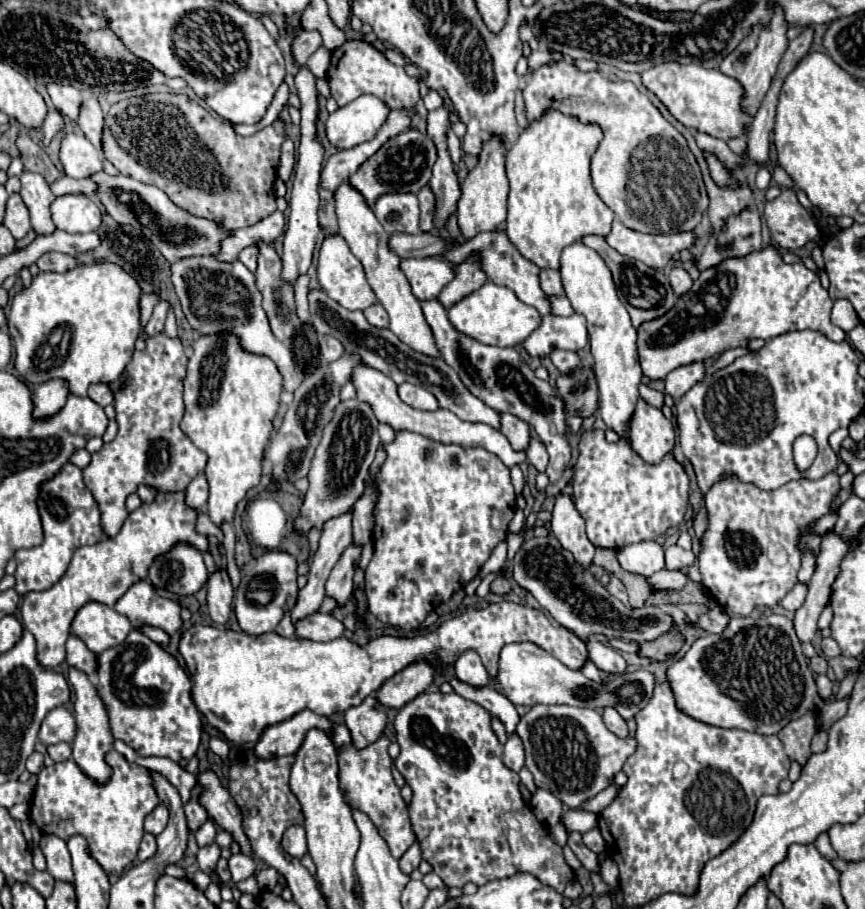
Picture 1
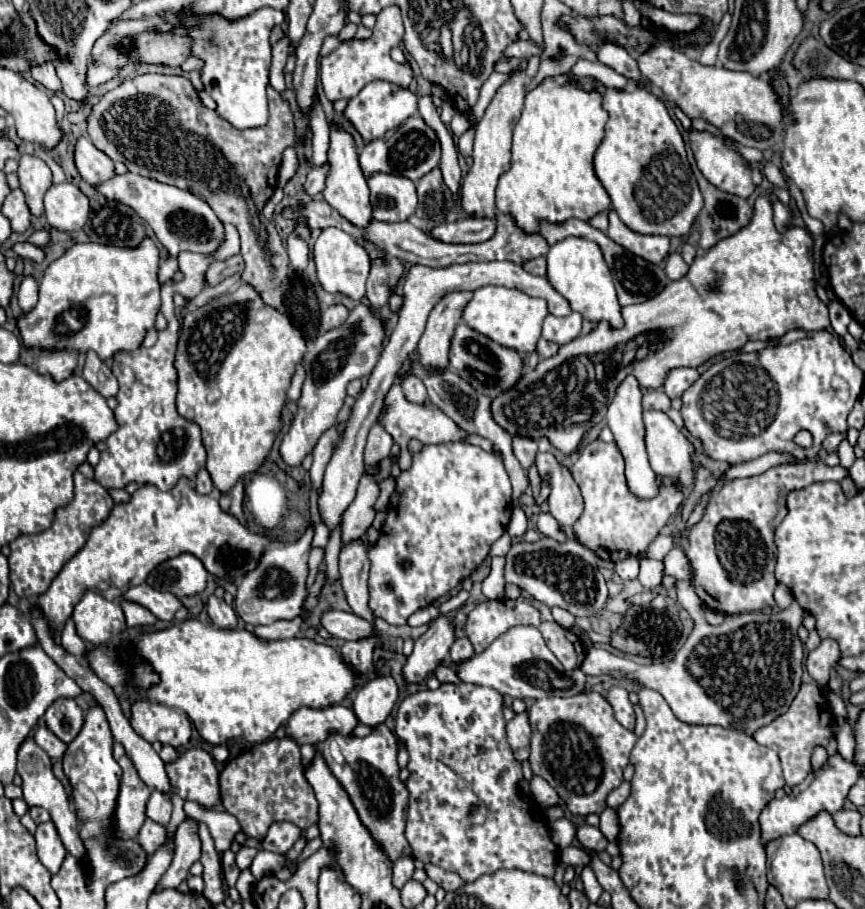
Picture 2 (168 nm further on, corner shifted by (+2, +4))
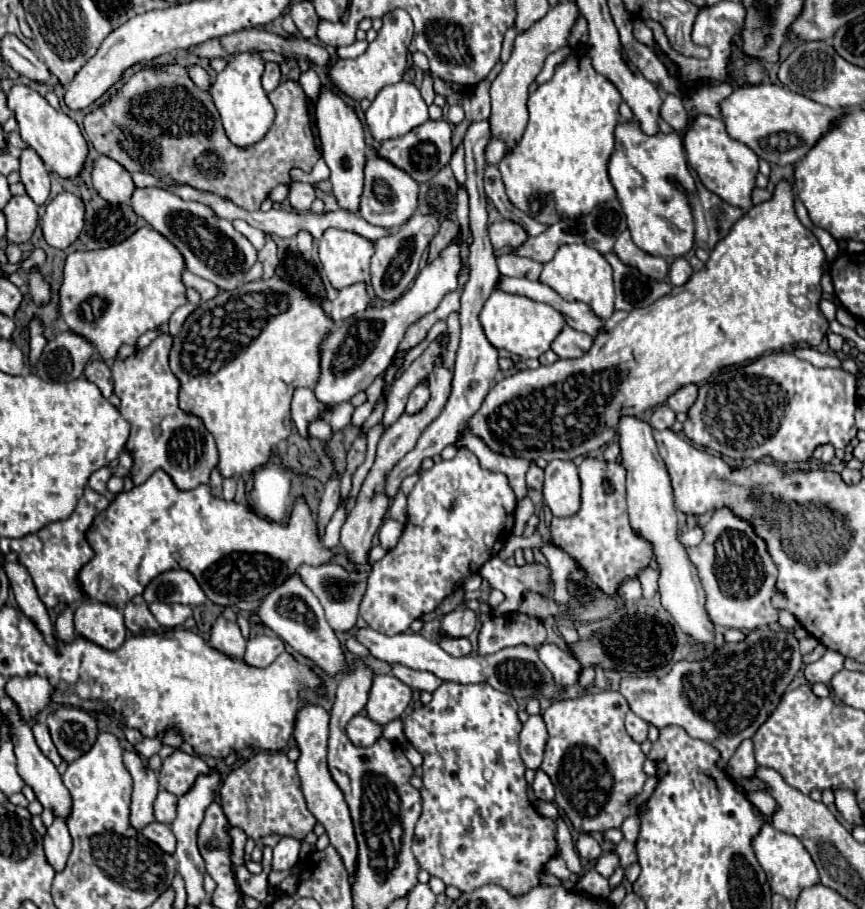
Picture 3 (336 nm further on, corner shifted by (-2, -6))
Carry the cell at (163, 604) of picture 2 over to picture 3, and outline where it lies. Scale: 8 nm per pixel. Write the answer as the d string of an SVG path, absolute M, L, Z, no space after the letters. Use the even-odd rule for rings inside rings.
M154 601L150 603L150 611L152 615L156 617L156 621L164 627L180 627L188 617L192 617L192 607L190 605L166 605L166 603L160 603L160 601Z

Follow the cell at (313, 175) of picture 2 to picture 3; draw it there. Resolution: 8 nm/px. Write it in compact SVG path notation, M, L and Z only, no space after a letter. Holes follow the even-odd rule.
M294 181L290 183L290 205L296 213L306 213L312 205L312 201L316 199L316 191L310 183L300 183L300 181Z

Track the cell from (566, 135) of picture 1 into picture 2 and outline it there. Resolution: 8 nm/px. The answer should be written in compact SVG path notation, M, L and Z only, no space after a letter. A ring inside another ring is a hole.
M556 75L544 79L542 85L526 95L522 117L514 129L512 165L498 181L498 211L514 215L514 223L529 234L539 234L544 221L590 221L610 207L610 197L592 167L594 151L604 137L608 113L602 109L598 93L586 93L568 85L570 77Z

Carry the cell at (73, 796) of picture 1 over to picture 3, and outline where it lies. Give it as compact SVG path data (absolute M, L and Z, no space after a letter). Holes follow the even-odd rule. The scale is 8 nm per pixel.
M134 751L124 753L124 765L126 765L126 769L130 771L130 775L134 779L130 821L136 829L144 829L144 825L154 821L152 803L158 795L158 777L152 769L148 769L142 763L142 759Z

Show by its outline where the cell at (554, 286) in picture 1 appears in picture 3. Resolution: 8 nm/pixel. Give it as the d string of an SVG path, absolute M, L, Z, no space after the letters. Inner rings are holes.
M500 255L496 257L498 271L502 277L526 277L532 281L538 281L542 263L528 259L528 257L518 257L518 255Z

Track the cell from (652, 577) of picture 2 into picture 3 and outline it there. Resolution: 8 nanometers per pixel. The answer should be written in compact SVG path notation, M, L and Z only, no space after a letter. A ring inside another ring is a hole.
M628 579L622 583L622 587L618 589L618 597L624 603L634 603L642 597L642 589L640 589L640 581L638 579Z

